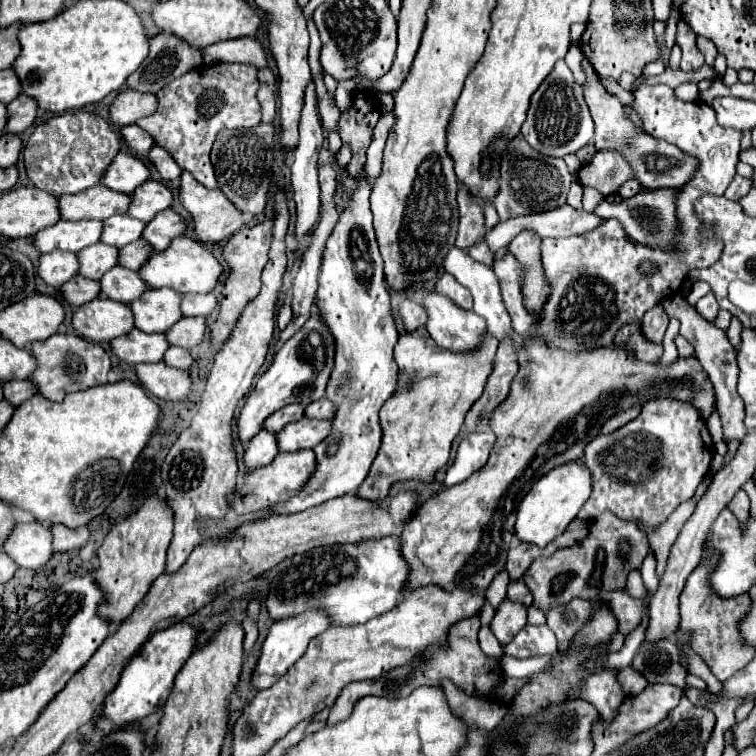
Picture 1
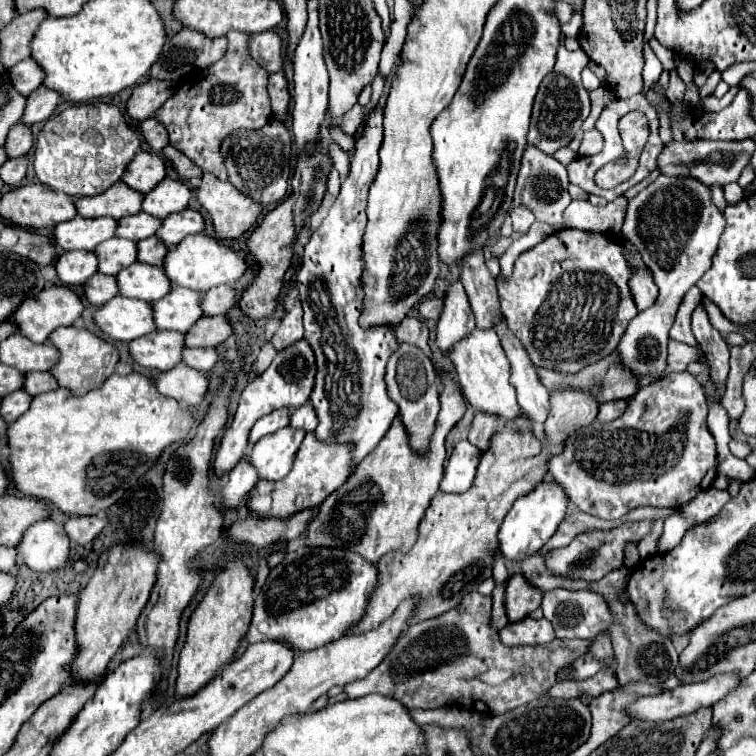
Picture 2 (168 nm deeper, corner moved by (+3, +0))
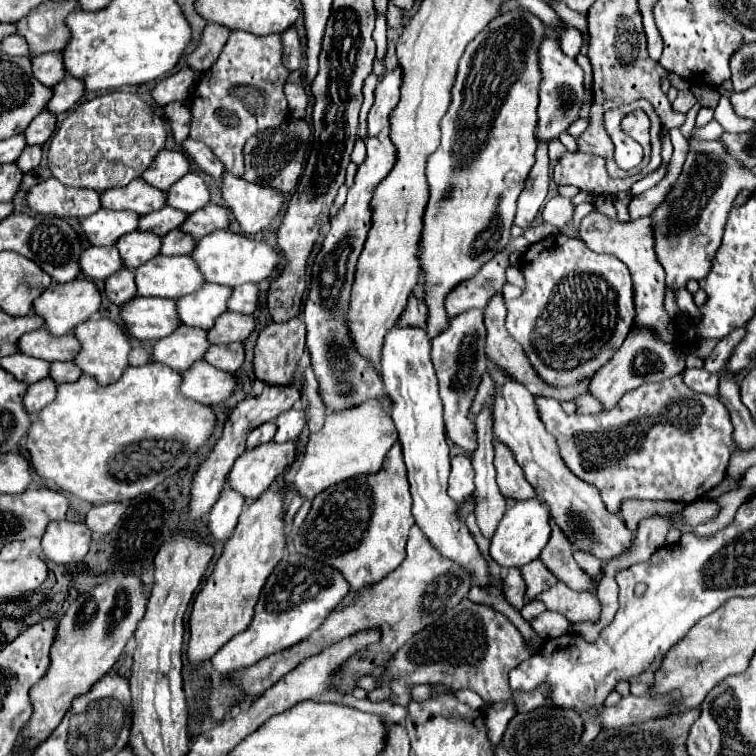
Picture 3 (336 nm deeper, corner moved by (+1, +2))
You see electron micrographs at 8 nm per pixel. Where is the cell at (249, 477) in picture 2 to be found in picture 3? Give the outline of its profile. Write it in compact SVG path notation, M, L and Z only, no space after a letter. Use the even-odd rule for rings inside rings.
M224 488L218 502L212 506L208 516L208 528L214 538L228 538L232 530L238 524L238 516L246 504L246 498L242 498L240 492L234 492L232 488Z

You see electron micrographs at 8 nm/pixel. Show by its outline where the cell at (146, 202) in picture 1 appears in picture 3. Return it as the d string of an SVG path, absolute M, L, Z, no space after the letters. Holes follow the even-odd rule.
M186 174L166 190L166 204L186 214L206 206L208 202L210 202L210 194L200 174Z

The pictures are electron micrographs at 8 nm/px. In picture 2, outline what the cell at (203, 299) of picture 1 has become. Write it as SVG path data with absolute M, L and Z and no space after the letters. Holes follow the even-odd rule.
M216 286L204 294L204 314L226 314L238 302L234 286Z

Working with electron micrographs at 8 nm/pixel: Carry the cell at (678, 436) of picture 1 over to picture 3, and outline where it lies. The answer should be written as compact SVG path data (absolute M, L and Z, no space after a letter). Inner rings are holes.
M682 374L672 376L654 384L642 384L642 388L626 392L620 402L606 412L584 416L584 414L566 414L558 400L548 396L534 396L540 420L544 422L548 434L558 444L560 458L580 480L596 486L602 494L602 500L610 512L618 512L622 500L642 498L642 500L674 500L674 502L696 502L704 498L706 492L716 488L724 476L728 460L740 448L732 438L732 422L724 404L706 394L696 394L690 390Z

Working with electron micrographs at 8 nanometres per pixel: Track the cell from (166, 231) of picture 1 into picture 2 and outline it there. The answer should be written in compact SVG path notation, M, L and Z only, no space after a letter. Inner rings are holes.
M186 208L184 212L170 214L166 220L162 220L162 228L156 232L158 238L162 238L170 248L176 248L186 236L198 234L204 230L204 216L198 210Z

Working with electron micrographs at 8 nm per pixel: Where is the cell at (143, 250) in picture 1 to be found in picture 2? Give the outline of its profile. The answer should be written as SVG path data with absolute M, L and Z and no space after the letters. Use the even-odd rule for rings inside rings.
M150 236L138 244L138 262L162 266L166 254L168 254L168 246L158 236Z

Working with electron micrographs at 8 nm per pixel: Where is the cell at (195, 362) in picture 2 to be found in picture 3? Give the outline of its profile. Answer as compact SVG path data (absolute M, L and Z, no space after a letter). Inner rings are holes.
M232 342L232 344L218 344L210 346L204 354L204 360L212 364L218 370L224 372L236 372L242 362L244 362L244 348L242 342Z

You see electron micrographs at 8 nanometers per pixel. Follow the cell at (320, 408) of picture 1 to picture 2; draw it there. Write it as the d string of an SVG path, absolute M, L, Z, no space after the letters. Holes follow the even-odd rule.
M304 404L300 408L296 408L292 414L290 414L290 426L296 428L296 430L306 430L306 432L314 432L316 426L318 426L318 418L316 418L316 412L312 406Z

